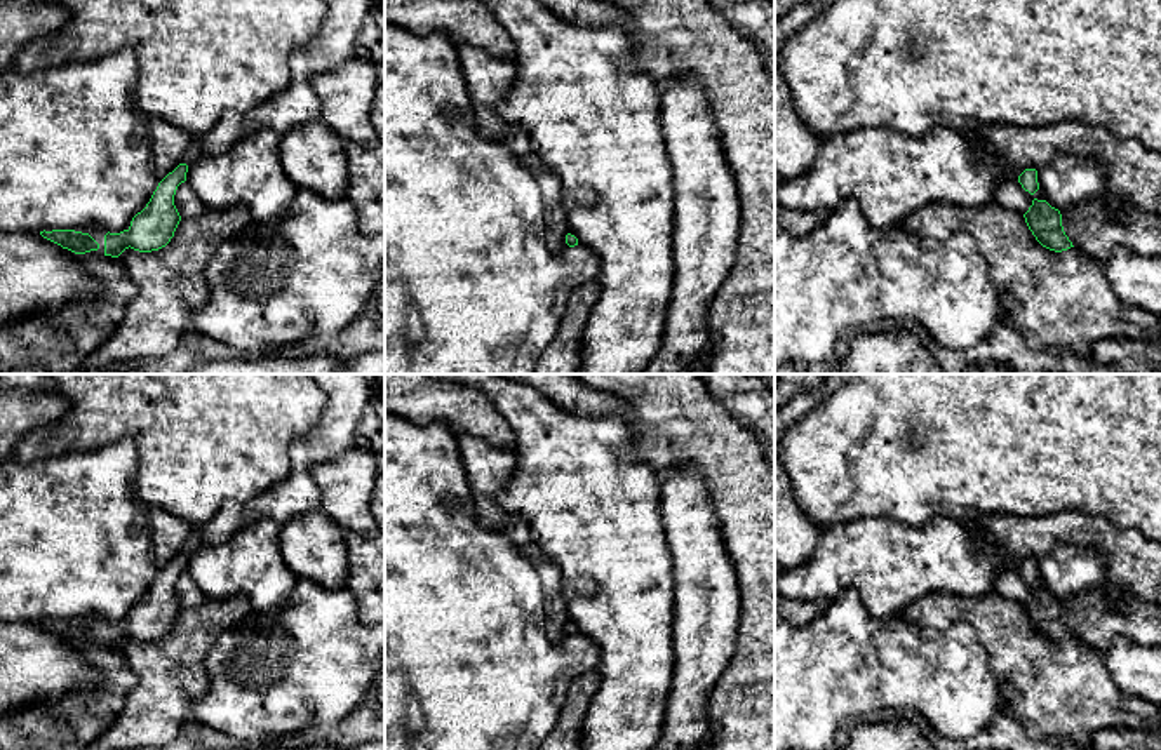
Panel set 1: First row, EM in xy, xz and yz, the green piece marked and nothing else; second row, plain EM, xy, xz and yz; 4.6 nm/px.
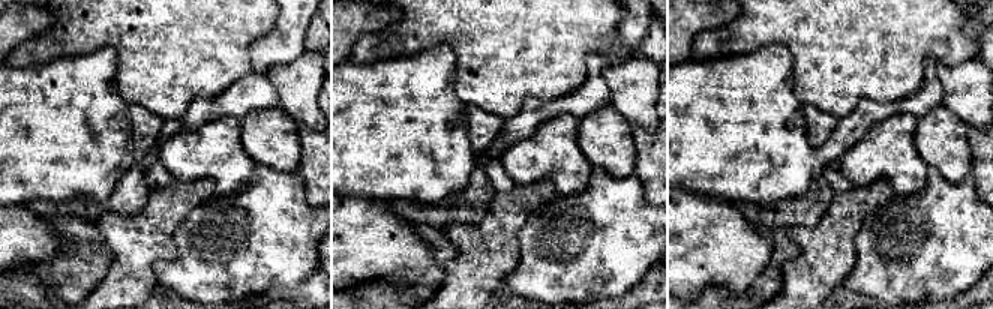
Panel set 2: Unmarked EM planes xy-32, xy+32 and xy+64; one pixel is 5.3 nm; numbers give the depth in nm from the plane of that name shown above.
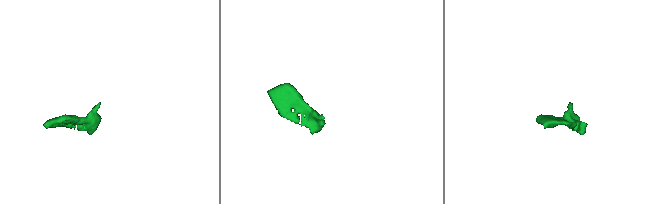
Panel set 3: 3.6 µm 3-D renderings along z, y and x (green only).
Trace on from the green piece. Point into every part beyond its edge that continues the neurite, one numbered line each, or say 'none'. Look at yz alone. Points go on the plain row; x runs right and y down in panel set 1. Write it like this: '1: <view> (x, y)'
1: yz (1092, 616)

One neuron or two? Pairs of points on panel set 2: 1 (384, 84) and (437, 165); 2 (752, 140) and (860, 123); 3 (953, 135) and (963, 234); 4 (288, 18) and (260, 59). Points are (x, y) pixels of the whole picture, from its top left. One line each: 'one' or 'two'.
1: one
2: one
3: two
4: one

